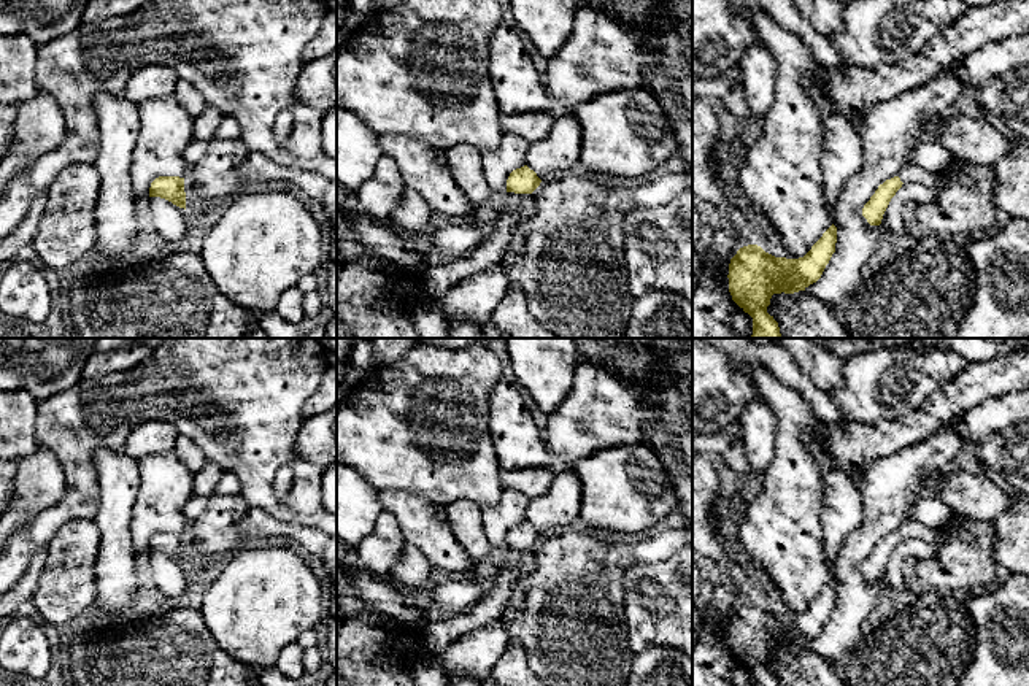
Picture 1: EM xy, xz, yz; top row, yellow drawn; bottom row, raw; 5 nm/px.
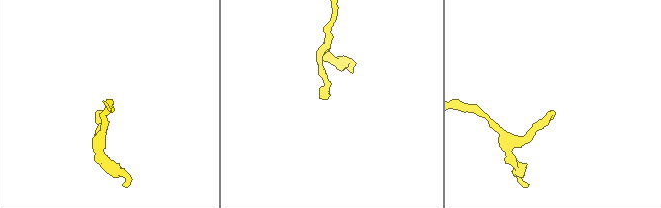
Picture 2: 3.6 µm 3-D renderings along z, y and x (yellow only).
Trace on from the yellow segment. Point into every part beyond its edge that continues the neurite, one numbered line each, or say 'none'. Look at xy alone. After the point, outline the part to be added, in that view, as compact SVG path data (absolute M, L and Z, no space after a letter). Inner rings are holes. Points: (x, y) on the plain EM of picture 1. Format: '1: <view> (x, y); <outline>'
none

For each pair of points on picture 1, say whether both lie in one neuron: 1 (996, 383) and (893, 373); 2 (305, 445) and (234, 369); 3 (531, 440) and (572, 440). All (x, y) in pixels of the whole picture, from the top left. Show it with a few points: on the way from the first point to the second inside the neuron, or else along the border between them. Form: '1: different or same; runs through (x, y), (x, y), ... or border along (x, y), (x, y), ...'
1: different; border along (967, 364), (940, 385), (923, 404)
2: different; border along (304, 420), (296, 439), (296, 451), (319, 467)
3: different; border along (543, 439), (558, 464)

